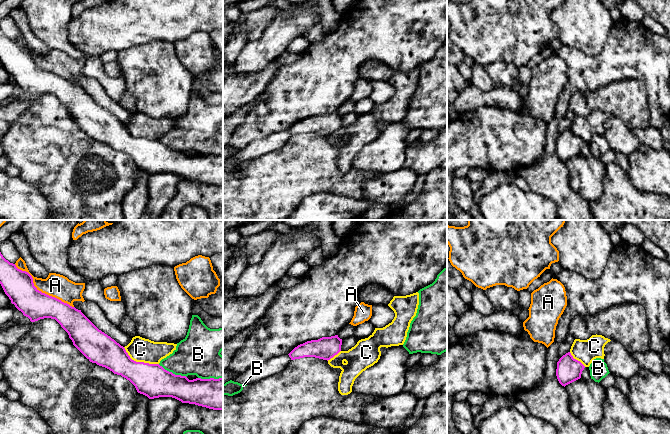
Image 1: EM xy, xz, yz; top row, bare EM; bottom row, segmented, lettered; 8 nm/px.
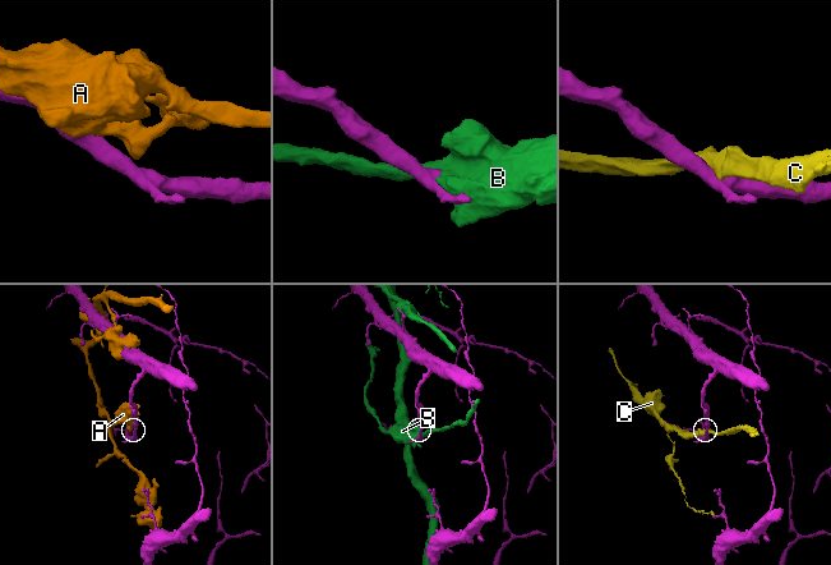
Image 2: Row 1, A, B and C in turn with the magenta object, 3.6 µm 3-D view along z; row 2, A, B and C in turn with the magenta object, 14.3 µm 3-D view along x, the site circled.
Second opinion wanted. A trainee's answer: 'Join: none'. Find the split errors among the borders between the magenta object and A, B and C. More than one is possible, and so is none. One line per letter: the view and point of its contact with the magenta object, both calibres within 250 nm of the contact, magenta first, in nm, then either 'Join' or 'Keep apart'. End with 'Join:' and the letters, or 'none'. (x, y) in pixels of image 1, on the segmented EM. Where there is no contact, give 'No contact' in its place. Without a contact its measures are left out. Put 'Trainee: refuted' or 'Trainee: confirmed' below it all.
A: Touches magenta at xy (40, 291). Thickness 240 nm (magenta) against 190 nm. Keep apart
B: Touches magenta at xy (171, 372). Thickness 280 nm (magenta) against 320 nm. Keep apart
C: Touches magenta at xy (139, 362). Thickness 280 nm (magenta) against 190 nm. Keep apart
Join: none
Trainee: confirmed

